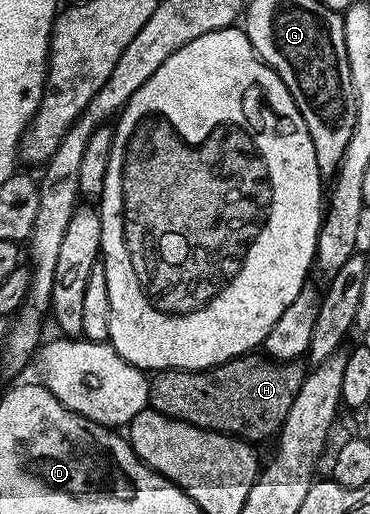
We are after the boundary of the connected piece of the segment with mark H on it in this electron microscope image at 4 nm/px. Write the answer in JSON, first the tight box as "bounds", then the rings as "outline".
{"bounds":[149,356,307,442],"outline":[[[239,356],[207,372],[158,372],[149,382],[149,407],[173,420],[236,436],[238,440],[258,442],[276,437],[291,402],[295,402],[295,394],[303,386],[307,368],[301,362],[274,362],[258,356]]]}

